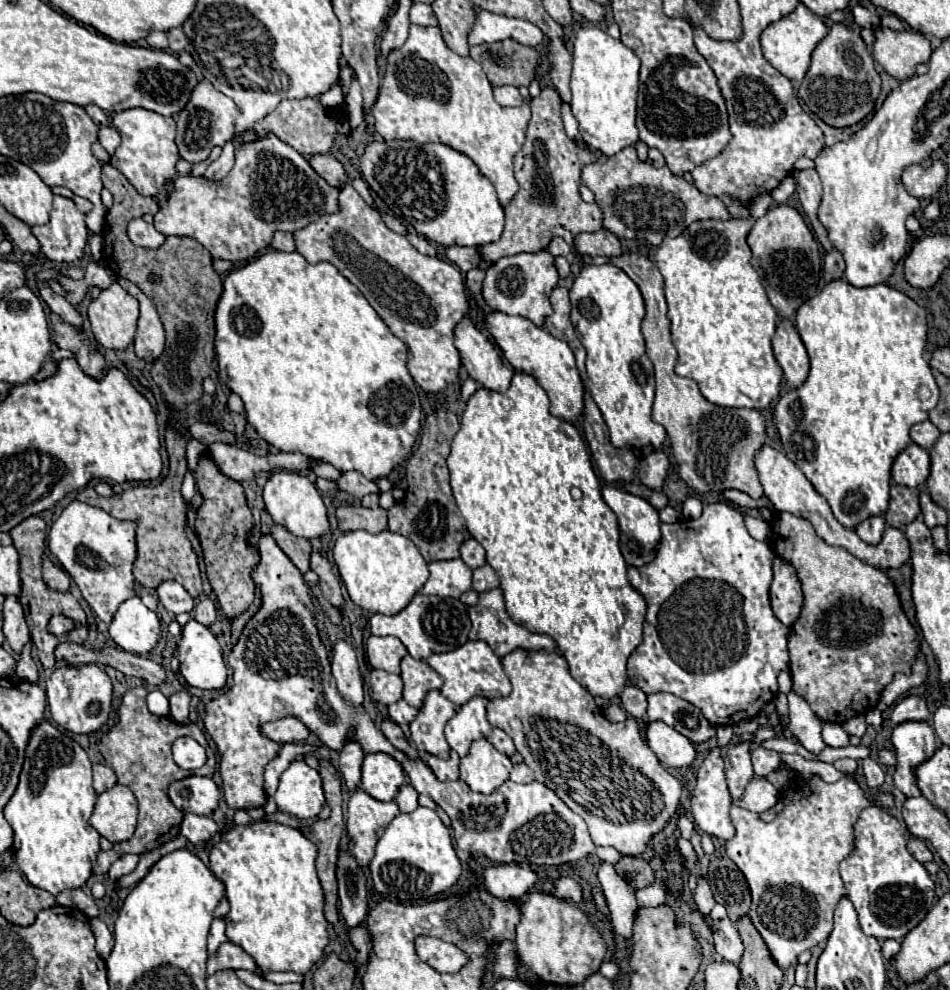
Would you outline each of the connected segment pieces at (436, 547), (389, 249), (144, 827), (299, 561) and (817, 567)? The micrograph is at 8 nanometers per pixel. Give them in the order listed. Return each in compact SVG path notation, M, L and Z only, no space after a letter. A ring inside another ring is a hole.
M436 411L426 417L420 445L406 463L406 479L408 479L406 495L402 501L398 501L394 507L388 509L388 529L412 539L428 563L460 557L458 549L462 541L466 541L470 535L452 499L448 483L448 467L446 467L450 441L458 433L458 429L460 421L450 411Z
M352 185L340 191L340 213L322 215L302 231L294 231L296 251L310 263L328 261L354 283L390 331L408 347L406 367L426 393L438 393L458 379L460 353L454 347L454 329L462 321L468 301L456 267L440 257L422 255L404 235L384 225L380 215L364 203Z
M136 687L130 689L124 697L122 697L122 705L118 709L118 723L100 739L100 753L104 755L106 763L116 771L118 775L118 783L126 785L132 789L132 793L138 799L138 827L132 835L132 839L116 843L110 851L100 851L98 859L92 867L92 875L104 875L110 867L110 863L114 859L118 859L124 853L136 853L142 855L146 851L152 851L164 843L168 843L170 839L174 839L180 833L180 823L184 813L180 809L176 809L168 795L166 795L166 787L174 781L174 779L182 779L186 775L204 775L204 777L212 777L214 767L216 767L216 757L214 751L210 749L204 733L200 731L198 725L188 723L188 725L180 725L168 717L158 717L152 715L146 707L146 689L144 687ZM178 737L192 737L196 739L202 747L206 747L208 751L208 759L204 763L204 767L194 769L194 771L186 771L180 769L176 765L176 761L172 759L172 745Z
M274 523L270 535L274 537L274 541L278 543L278 547L290 557L290 561L302 571L306 573L310 569L310 553L312 553L312 545L308 539L304 537L296 537L292 535L286 527Z
M778 513L776 521L772 523L768 543L776 555L794 565L804 591L802 613L792 625L788 637L790 675L794 683L792 691L806 699L810 709L824 721L844 723L854 715L868 713L876 707L880 691L892 681L896 671L902 671L906 675L912 673L912 665L922 651L920 637L900 607L900 599L896 595L892 579L884 571L862 563L846 549L826 545L816 535L810 521L792 513ZM862 653L868 653L876 661L876 669L868 675L858 669L858 655Z

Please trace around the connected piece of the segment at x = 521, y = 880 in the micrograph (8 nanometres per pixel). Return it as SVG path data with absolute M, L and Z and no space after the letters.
M504 863L484 869L484 887L500 899L520 899L538 881L538 875L528 865Z

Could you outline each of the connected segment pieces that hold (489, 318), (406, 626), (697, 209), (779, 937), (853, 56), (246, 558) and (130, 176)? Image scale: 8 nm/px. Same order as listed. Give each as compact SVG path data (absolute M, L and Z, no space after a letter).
M492 311L486 315L484 325L488 327L490 335L498 343L500 351L508 359L512 367L532 367L532 375L542 385L542 389L550 397L550 411L552 415L564 419L564 421L576 421L582 415L582 397L584 397L584 385L580 381L574 355L566 341L556 339L550 335L544 327L534 325L530 319L520 315L508 315L502 311Z
M414 595L412 601L396 615L374 613L370 617L372 635L398 637L414 659L428 659L432 653L446 653L468 641L470 619L466 605L460 599L438 599L432 595Z
M626 147L612 157L584 165L582 183L596 195L596 203L604 213L604 227L614 231L620 239L660 245L664 237L680 235L694 221L730 219L720 199L702 195L692 183L674 175L666 165L654 167L648 161L640 161L636 147Z
M812 777L812 781L796 779L796 785L790 787L782 801L784 811L770 823L760 821L758 815L750 813L748 809L732 807L730 817L732 825L736 827L736 835L726 841L726 855L738 865L750 885L752 905L748 917L768 945L768 951L776 965L780 969L788 969L798 963L798 955L802 951L812 949L816 945L826 945L826 939L832 931L834 907L838 899L846 895L838 865L842 859L854 853L854 825L858 821L860 811L872 805L872 801L850 777L842 777L836 783L824 783L818 777Z
M834 23L828 35L818 43L812 55L812 65L798 89L798 95L824 123L848 127L864 119L880 95L880 75L874 67L874 57L858 33L842 23Z
M202 455L198 469L194 473L200 493L204 497L202 507L196 517L196 531L204 549L206 575L218 597L218 603L226 617L236 617L248 609L254 599L254 583L250 579L250 569L258 563L260 553L248 543L248 533L254 529L254 517L246 505L244 489L238 481L220 473L212 463L210 455Z
M126 109L112 117L112 125L118 129L122 143L110 159L110 165L116 167L144 197L156 197L160 189L176 179L176 163L180 161L178 147L174 143L176 123L172 117L158 115L148 109Z

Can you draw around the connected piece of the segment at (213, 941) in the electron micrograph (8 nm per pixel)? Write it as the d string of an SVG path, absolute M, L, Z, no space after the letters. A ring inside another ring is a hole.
M216 919L216 921L212 923L210 933L208 933L208 953L210 953L210 955L216 955L218 947L220 947L222 943L226 943L226 941L228 941L228 937L226 937L224 929L226 929L224 919Z

